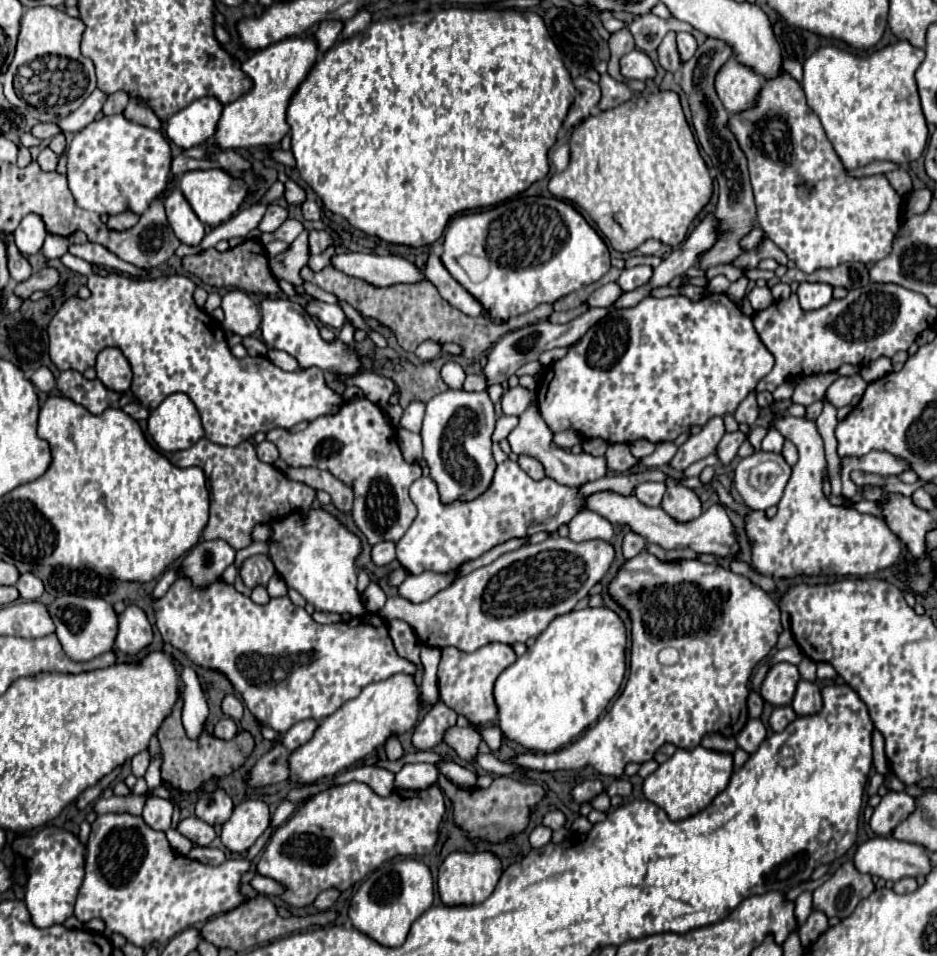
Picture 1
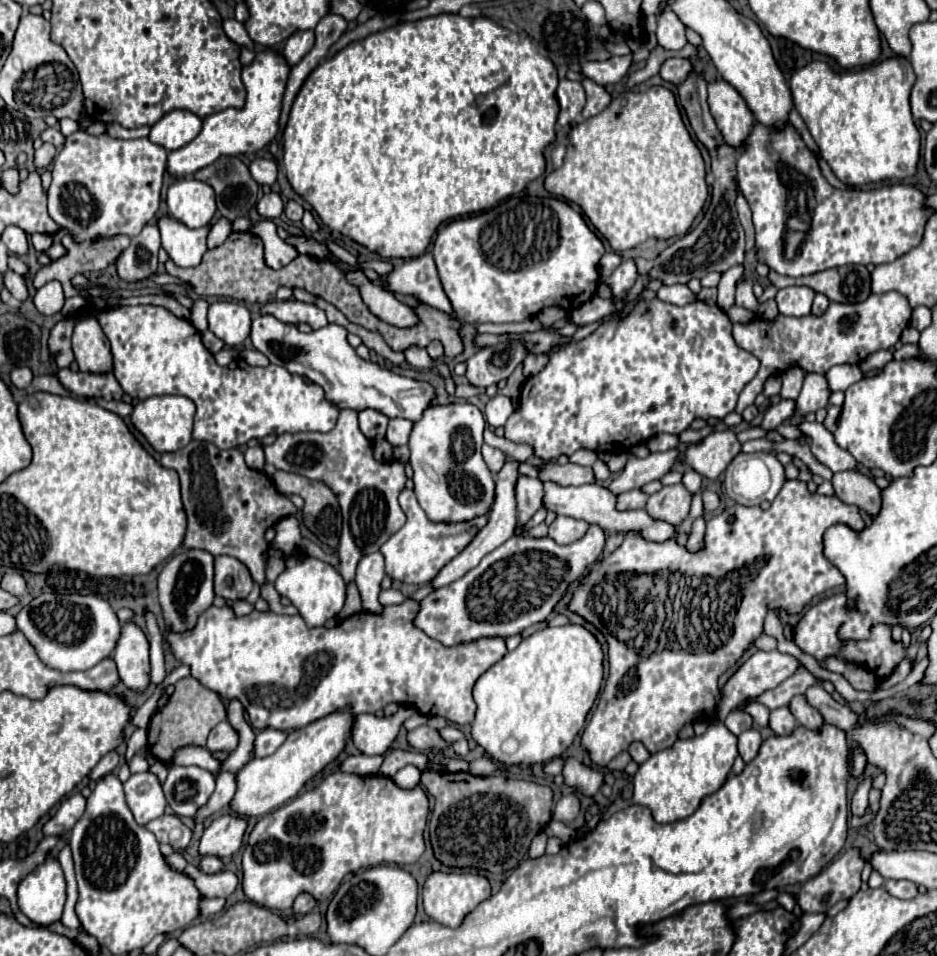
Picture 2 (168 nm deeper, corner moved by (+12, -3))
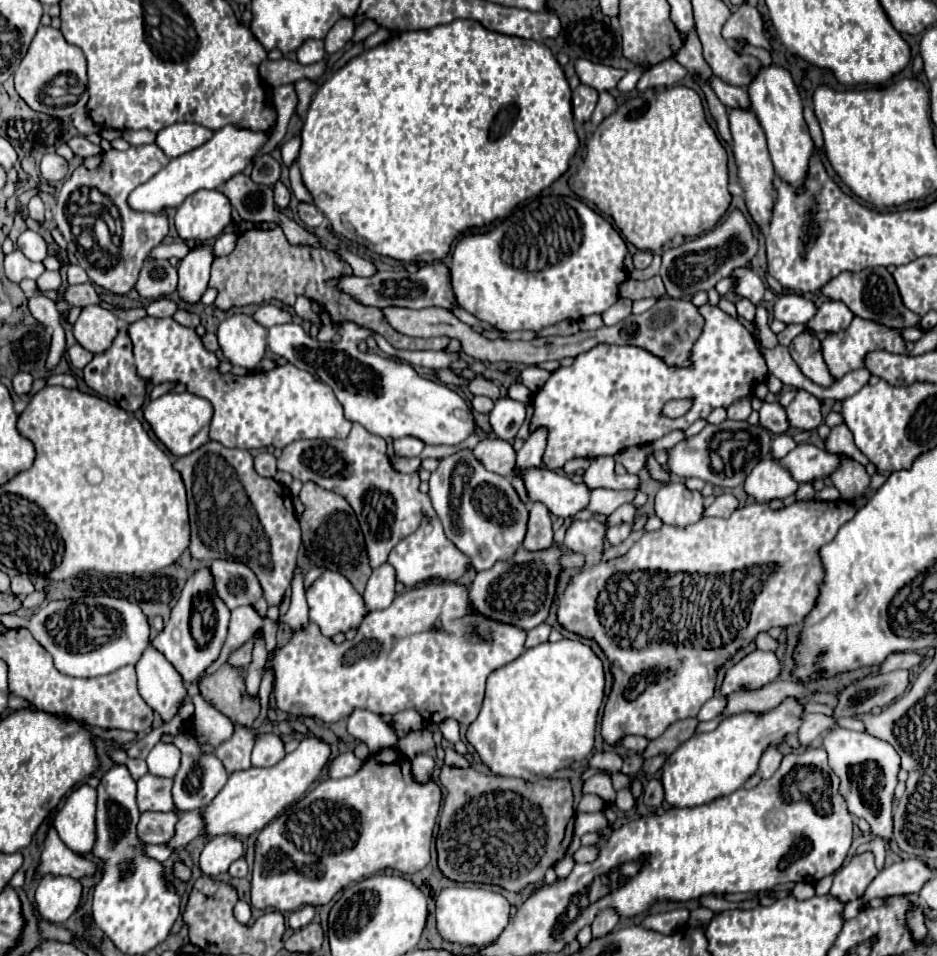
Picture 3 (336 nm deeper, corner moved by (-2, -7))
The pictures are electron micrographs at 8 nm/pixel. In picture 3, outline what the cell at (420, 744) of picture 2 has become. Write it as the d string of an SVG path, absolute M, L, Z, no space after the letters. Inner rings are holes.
M428 729L412 731L404 739L398 741L398 751L406 757L416 757L418 753L432 753L436 749L432 733Z

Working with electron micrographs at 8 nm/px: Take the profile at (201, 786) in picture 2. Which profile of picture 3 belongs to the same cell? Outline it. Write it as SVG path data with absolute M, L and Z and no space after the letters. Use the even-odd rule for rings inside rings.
M188 733L176 735L174 745L182 751L182 765L174 777L174 789L172 789L176 809L184 813L184 811L194 811L194 809L206 807L224 789L224 785L228 781L228 773L224 771L224 765L216 759L216 755L200 755L198 741Z

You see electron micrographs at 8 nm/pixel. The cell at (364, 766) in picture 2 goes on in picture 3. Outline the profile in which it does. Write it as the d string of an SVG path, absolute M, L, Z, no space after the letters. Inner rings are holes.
M342 753L340 757L336 757L332 763L330 763L330 777L348 777L348 775L354 775L356 771L362 769L362 765L366 763L366 759L358 759L354 753Z

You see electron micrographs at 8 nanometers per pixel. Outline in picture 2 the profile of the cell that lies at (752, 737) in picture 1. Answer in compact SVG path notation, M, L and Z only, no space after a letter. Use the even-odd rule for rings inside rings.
M748 729L738 737L738 749L740 749L740 757L744 759L744 763L750 763L762 745L762 737L758 733L758 729Z

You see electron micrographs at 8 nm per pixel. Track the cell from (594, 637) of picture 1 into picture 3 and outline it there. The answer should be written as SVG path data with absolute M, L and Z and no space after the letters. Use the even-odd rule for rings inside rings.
M560 639L556 643L540 643L528 651L524 651L516 661L496 669L490 673L488 683L486 683L486 697L484 697L484 705L480 709L480 715L476 717L476 721L468 727L468 743L472 743L478 751L478 755L482 757L484 765L488 765L494 773L504 775L504 777L520 777L524 781L538 781L542 777L548 777L552 773L556 773L558 769L566 769L570 767L574 761L582 761L590 755L592 747L594 747L594 731L596 731L596 721L598 721L598 709L604 701L604 687L606 687L606 679L604 679L604 665L600 661L600 657L582 641L574 641L574 639Z

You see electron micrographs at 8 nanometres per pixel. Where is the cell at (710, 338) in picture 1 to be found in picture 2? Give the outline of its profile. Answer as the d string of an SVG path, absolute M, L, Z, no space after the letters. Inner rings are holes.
M660 299L640 301L626 319L620 319L616 315L614 319L610 319L604 325L600 325L592 335L584 337L582 341L568 343L566 347L562 347L560 351L550 355L548 365L538 375L526 379L526 383L522 385L522 391L520 391L520 409L516 413L512 413L512 417L504 425L506 439L510 439L514 443L532 445L534 455L540 457L544 463L548 463L552 459L556 461L560 455L572 455L578 449L592 449L596 453L604 453L604 451L608 451L608 453L612 453L612 451L614 453L624 453L630 447L640 445L640 443L644 443L646 439L650 439L650 437L654 437L658 433L682 433L686 427L690 427L690 423L696 417L702 417L702 419L710 419L710 417L724 419L728 413L734 411L740 391L744 389L744 385L748 381L752 381L752 377L756 375L758 367L760 367L760 361L754 355L750 355L748 351L744 351L744 349L740 349L736 345L736 341L732 337L732 323L730 323L730 319L726 317L726 313L720 307L708 305L704 301L694 301L694 303L688 303L688 305L682 305L682 307L664 303Z

